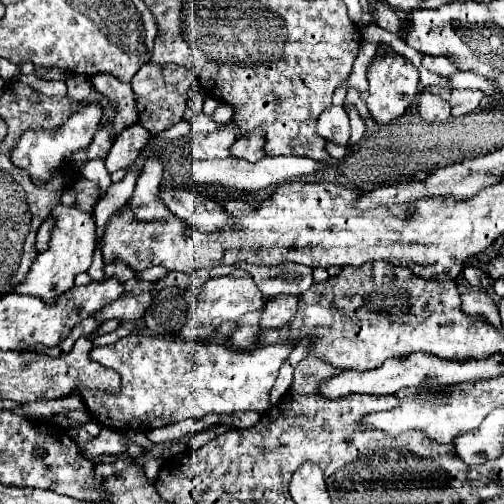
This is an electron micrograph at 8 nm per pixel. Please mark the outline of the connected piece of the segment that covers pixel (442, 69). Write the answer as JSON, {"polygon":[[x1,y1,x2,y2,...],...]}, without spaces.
{"polygon":[[422,56,422,66,426,66,430,72,438,74,438,76,450,76,456,72,454,64,450,66,448,58,434,58,434,56]]}

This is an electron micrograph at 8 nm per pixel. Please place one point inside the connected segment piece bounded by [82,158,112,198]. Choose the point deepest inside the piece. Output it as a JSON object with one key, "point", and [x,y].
{"point":[94,170]}

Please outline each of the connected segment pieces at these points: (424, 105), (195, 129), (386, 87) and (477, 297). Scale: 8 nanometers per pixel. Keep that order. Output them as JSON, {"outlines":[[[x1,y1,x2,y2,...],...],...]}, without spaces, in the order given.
{"outlines":[[[428,92,422,94,418,112,420,112,420,116,422,116,424,120,428,120,428,122,450,118,450,106,448,106,448,102,444,102,444,100,440,100,438,96,432,96,432,94,428,94]],[[203,113,198,114,196,118,189,123,191,125,192,135,197,133,211,133,214,131,214,129,224,126,216,122,211,116]],[[386,48,384,52,376,52,368,66,368,94,370,96,366,100,368,110,374,116,374,120,380,124,386,124,400,118,406,112,412,98,416,96,418,84,420,84,418,68,412,62,406,62,402,54,394,52,392,48]],[[472,288,466,294,462,294,460,298,462,298,462,310,468,316,482,316,484,314,484,318,488,318,488,322,492,322,500,328,500,316,498,316,496,304,484,290]]]}

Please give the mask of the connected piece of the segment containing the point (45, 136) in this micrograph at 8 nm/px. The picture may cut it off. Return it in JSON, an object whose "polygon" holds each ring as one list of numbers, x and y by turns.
{"polygon":[[88,104,84,106,80,112,72,114,60,128,56,130,46,130,46,128,28,128,20,134,18,142,14,144,14,148,10,150,10,160,14,166,26,170,32,178,34,184,46,184,50,182,50,178,60,172,60,166,72,158,74,152,86,148,92,138,94,138,94,132,98,130,98,124,100,124,100,118,102,118,102,108,100,104]]}

